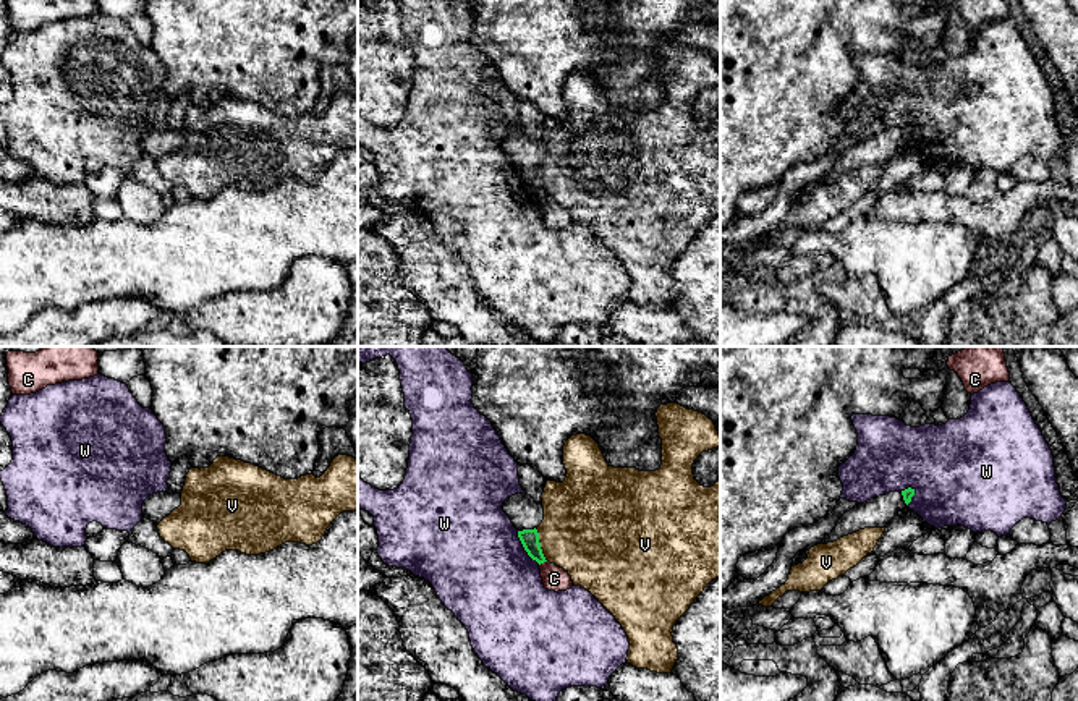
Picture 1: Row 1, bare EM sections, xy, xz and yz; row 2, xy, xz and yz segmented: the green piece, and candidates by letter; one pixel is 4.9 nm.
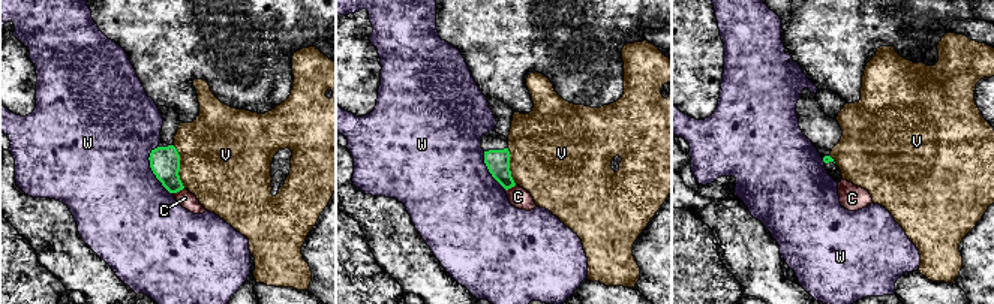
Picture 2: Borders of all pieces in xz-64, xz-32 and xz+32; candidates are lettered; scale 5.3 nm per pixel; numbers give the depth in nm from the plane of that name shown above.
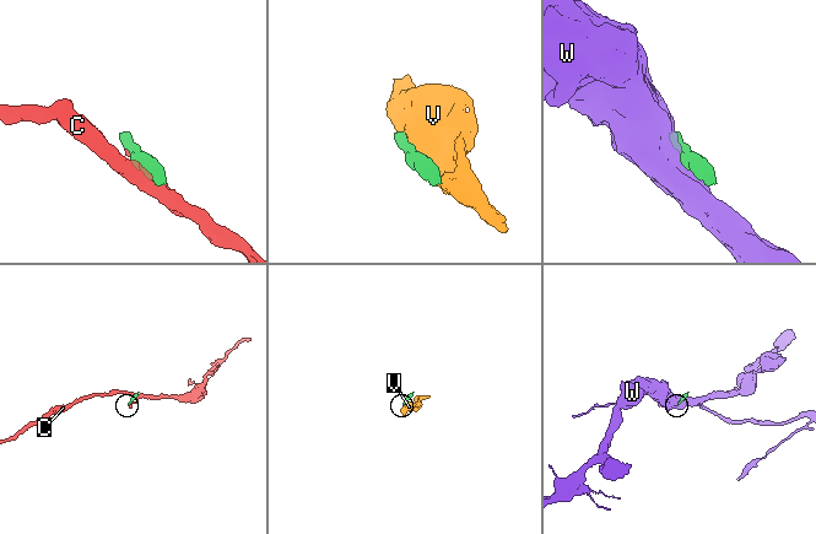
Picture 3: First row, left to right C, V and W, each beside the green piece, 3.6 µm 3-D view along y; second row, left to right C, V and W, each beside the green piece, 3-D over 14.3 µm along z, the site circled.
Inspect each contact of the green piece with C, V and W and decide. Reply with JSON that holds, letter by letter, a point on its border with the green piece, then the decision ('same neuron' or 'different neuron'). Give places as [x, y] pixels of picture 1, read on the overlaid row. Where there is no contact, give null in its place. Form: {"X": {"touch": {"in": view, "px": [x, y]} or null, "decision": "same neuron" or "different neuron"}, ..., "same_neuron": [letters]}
{"C": {"touch": {"in": "xz", "px": [543, 562]}, "decision": "different neuron"}, "V": {"touch": {"in": "xz", "px": [539, 544]}, "decision": "different neuron"}, "W": {"touch": {"in": "xz", "px": [525, 549]}, "decision": "different neuron"}, "same_neuron": []}

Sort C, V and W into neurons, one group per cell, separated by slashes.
C / V / W

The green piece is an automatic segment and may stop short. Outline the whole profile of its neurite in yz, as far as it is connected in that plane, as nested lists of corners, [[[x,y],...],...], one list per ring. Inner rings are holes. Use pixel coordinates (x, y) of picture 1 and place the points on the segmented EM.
[[[908,487],[902,492],[889,492],[855,505],[840,516],[837,526],[821,544],[834,542],[864,528],[884,528],[898,512],[906,508],[913,495],[915,489]]]

